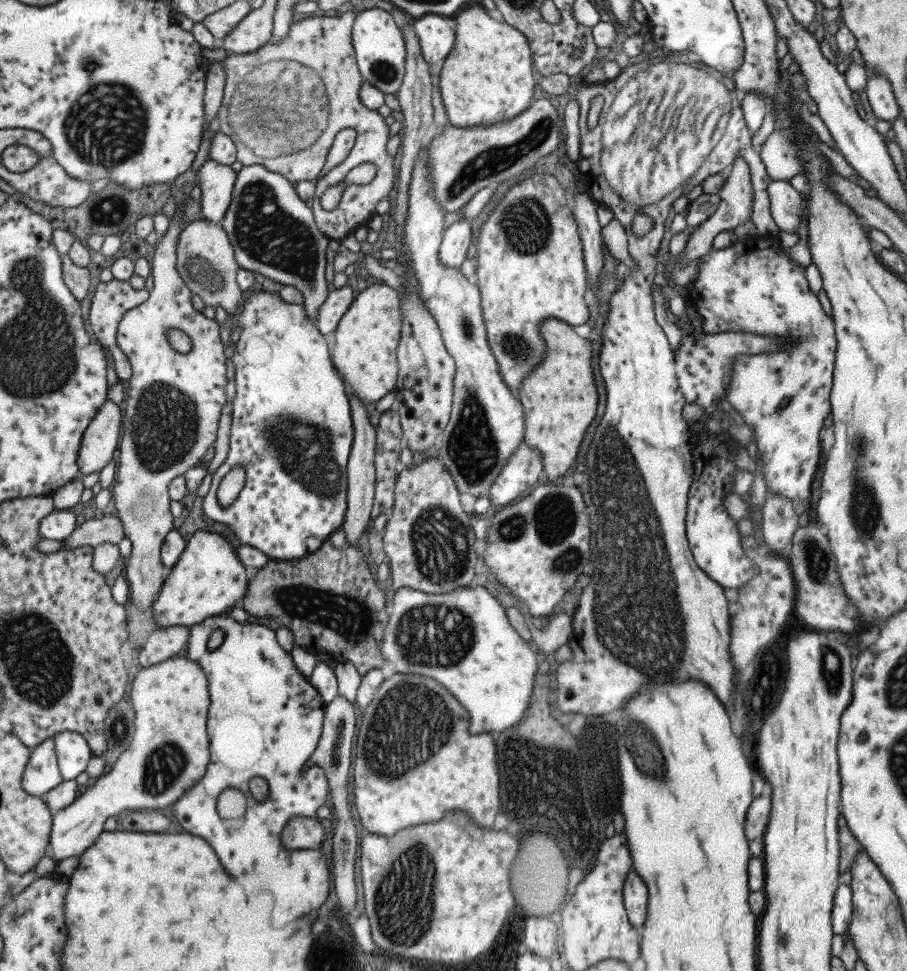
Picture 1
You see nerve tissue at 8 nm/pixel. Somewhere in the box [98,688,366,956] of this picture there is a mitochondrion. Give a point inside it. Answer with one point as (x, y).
(162, 768)

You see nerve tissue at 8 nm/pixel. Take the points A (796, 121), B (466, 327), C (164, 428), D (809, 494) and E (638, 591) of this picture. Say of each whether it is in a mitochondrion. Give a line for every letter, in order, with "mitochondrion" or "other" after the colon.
A: other
B: mitochondrion
C: mitochondrion
D: other
E: mitochondrion

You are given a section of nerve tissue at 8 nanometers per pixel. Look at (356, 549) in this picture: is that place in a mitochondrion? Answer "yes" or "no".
no

